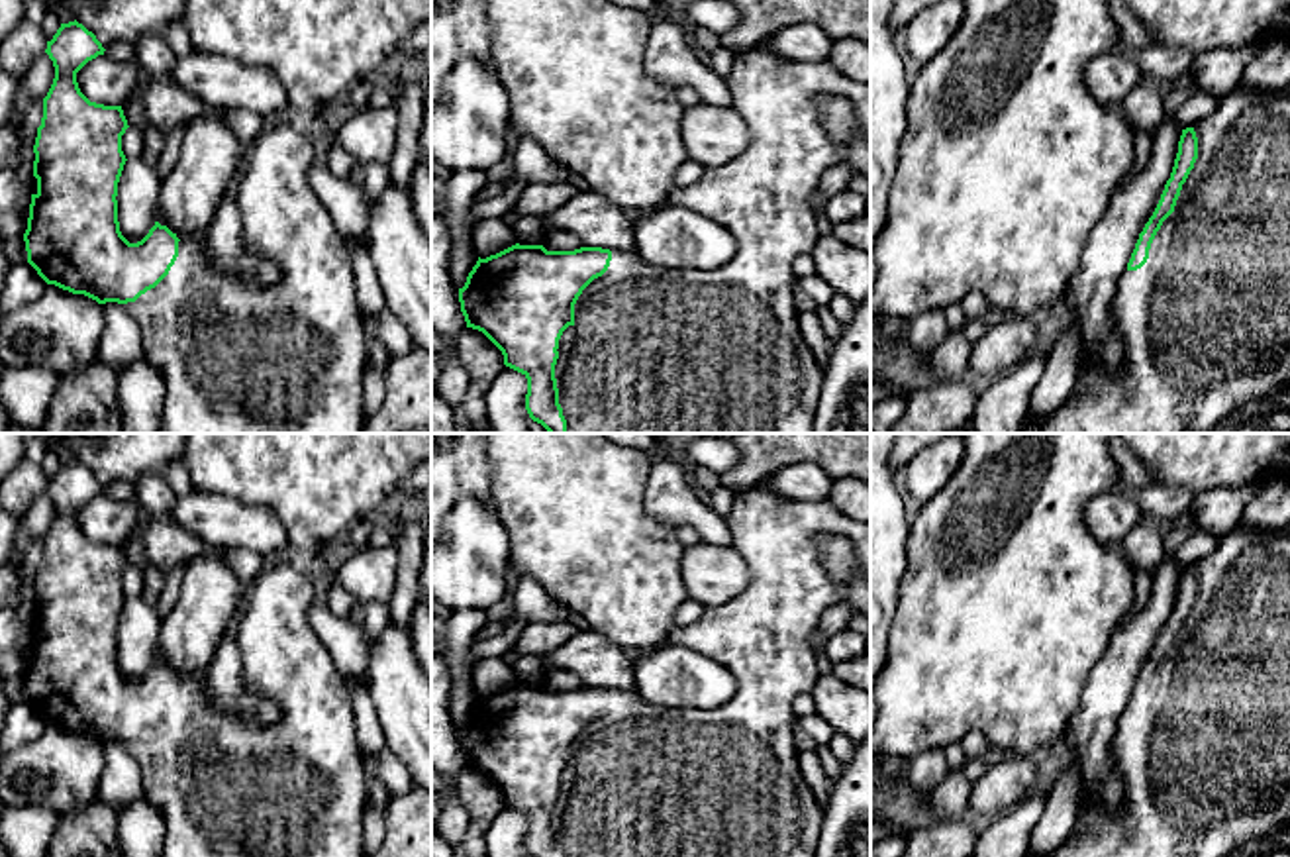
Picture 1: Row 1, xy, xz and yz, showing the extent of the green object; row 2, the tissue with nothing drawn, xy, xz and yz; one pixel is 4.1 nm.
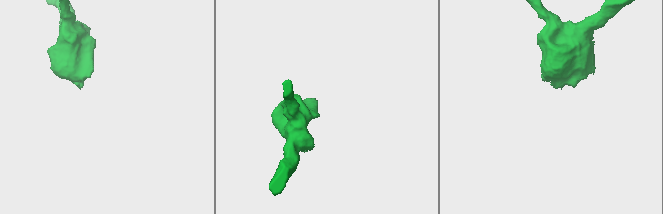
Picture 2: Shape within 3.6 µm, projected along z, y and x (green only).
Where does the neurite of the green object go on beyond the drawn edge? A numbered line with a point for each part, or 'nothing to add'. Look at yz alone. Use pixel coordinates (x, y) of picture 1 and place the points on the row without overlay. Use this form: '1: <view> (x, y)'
1: yz (1204, 763)

